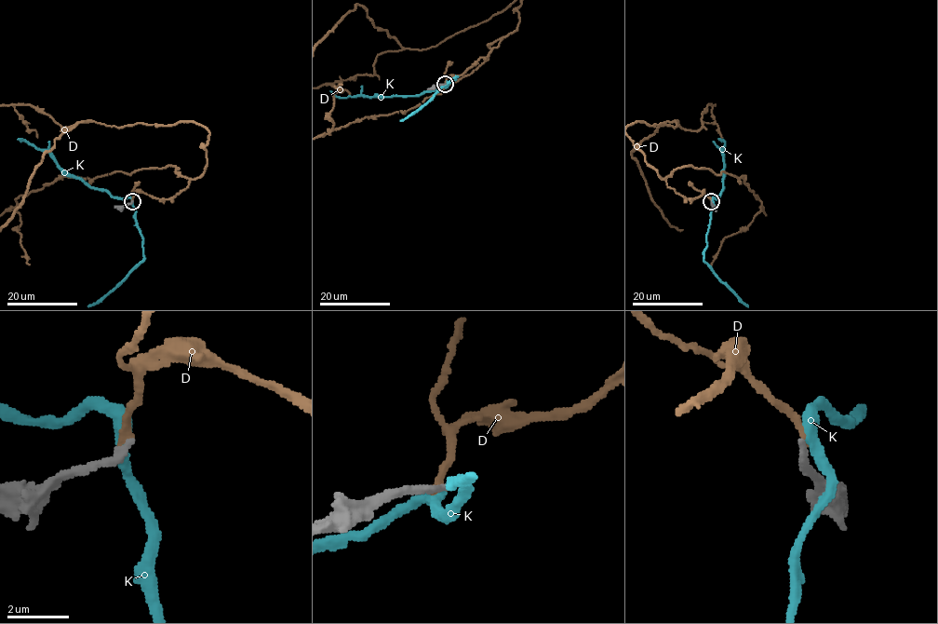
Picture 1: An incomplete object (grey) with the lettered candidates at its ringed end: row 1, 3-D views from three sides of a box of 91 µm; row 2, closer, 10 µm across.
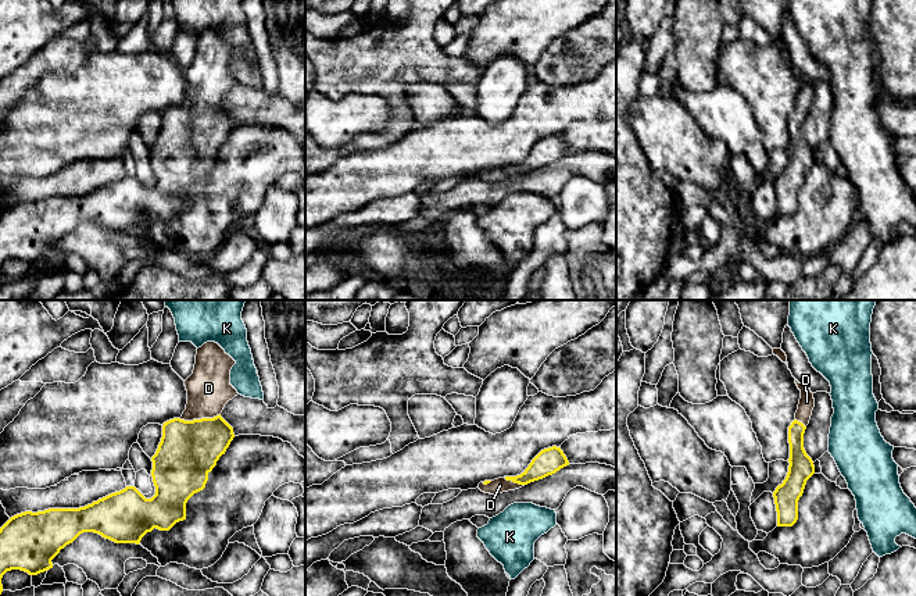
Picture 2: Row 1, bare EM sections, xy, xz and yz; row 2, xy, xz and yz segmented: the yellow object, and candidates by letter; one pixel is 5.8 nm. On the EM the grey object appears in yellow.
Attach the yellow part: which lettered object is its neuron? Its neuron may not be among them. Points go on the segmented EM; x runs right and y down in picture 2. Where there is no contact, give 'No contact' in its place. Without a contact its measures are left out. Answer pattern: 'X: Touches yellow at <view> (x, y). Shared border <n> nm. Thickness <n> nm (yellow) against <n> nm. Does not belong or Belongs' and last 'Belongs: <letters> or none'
D: Touches yellow at xy (199, 420). Shared border 240 nm. Thickness 340 nm (yellow) against 260 nm. Belongs
K: No contact. Does not belong
Belongs: D

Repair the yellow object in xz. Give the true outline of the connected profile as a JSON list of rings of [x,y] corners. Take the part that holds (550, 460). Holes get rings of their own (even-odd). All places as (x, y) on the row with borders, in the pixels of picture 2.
[[[552,446],[541,450],[520,475],[484,481],[480,482],[477,488],[490,495],[515,490],[530,482],[552,475],[566,465],[569,465],[569,461],[561,447]]]

